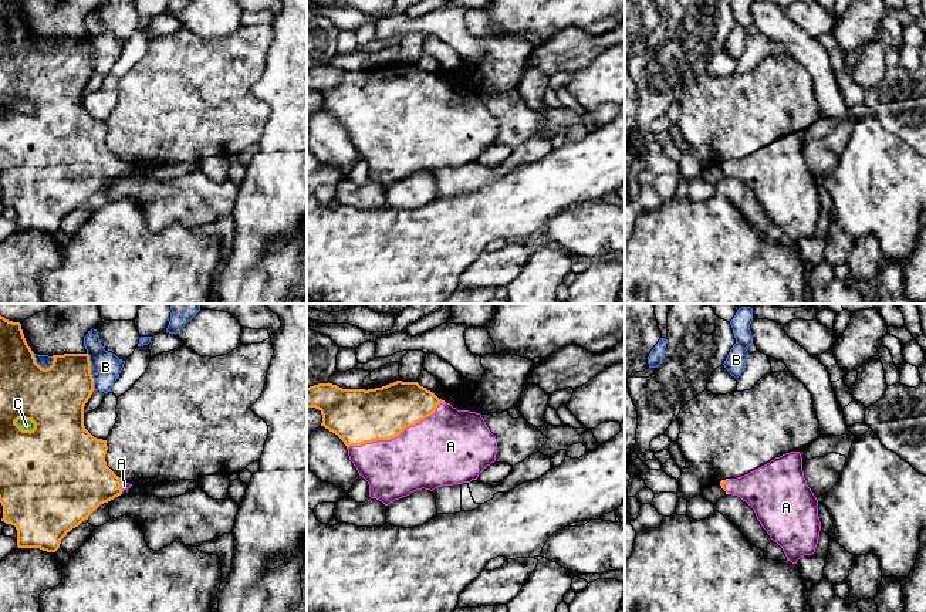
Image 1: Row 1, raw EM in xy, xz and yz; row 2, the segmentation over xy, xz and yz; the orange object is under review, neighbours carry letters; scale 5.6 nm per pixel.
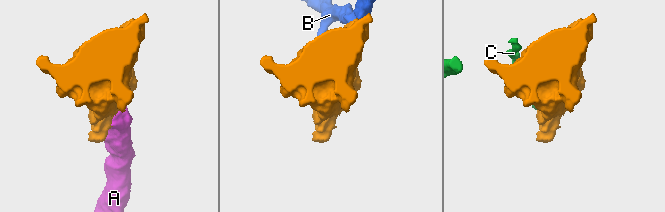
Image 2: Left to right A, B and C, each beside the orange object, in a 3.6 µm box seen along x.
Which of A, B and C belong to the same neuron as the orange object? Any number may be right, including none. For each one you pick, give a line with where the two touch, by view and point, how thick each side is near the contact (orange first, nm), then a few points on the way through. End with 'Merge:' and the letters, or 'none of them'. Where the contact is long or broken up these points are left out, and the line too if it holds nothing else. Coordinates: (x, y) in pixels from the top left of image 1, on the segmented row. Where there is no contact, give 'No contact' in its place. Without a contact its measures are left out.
A: Touches orange at xz (396, 436). Thickness 320 nm (orange) against 400 nm
Merge: A

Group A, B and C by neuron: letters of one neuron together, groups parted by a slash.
A / B / C

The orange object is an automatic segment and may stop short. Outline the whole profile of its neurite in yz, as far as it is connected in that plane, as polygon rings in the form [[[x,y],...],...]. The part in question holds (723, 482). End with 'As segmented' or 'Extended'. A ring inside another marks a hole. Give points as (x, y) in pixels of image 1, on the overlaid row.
[[[800,452],[775,457],[741,477],[721,480],[720,486],[726,494],[740,497],[754,510],[761,527],[783,548],[787,561],[797,564],[801,557],[815,552],[821,531],[818,500],[804,477]]]. Extended

